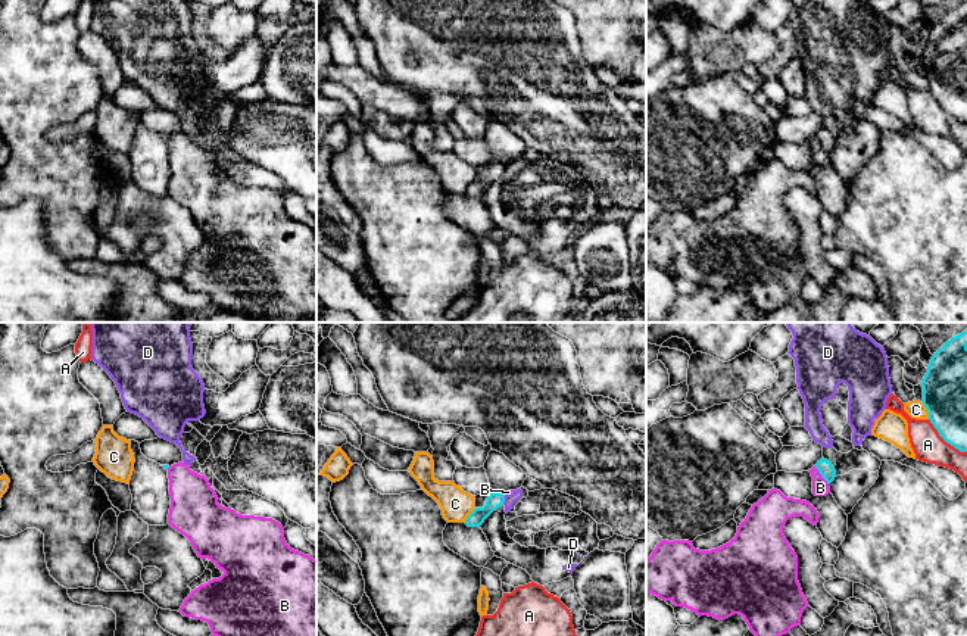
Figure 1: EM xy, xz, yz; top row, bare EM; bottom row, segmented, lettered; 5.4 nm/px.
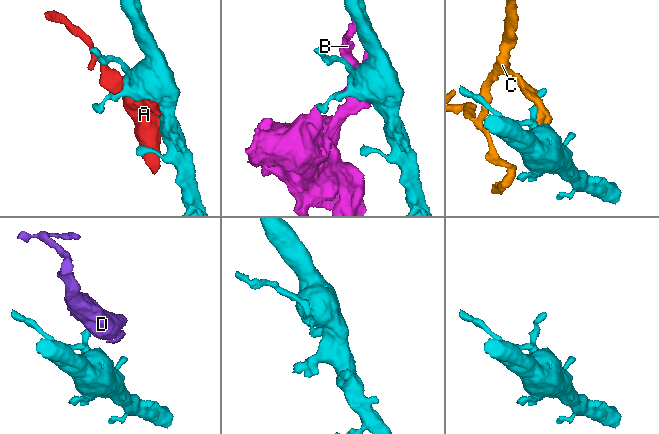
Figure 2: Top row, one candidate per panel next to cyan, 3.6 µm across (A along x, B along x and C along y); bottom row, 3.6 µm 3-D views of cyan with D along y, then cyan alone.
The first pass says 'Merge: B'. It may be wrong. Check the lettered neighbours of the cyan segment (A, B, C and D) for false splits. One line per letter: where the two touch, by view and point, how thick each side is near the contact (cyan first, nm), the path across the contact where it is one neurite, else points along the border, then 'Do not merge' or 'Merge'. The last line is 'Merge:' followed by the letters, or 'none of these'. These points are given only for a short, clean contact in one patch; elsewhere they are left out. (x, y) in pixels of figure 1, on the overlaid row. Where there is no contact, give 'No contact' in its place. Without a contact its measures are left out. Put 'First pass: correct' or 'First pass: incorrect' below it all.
A: Touches cyan at yz (945, 440). Thickness 240 nm (cyan) against 170 nm. Do not merge
B: Touches cyan at yz (822, 476). Thickness 90 nm (cyan) against 100 nm. Boundary: yz (814, 467), (829, 483). Do not merge
C: Touches cyan at yz (927, 411). Thickness 240 nm (cyan) against 100 nm. Do not merge
D: Touches cyan at xz (504, 499). Thickness 90 nm (cyan) against 60 nm. Boundary: xz (505, 495), (502, 502). Do not merge
Merge: none of these
First pass: incorrect

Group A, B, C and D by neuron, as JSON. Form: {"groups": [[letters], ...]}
{"groups": [["A"], ["B"], ["C"], ["D"]]}

